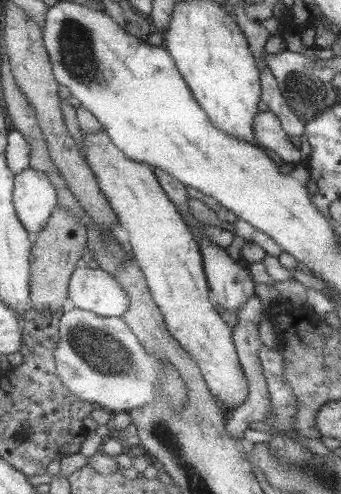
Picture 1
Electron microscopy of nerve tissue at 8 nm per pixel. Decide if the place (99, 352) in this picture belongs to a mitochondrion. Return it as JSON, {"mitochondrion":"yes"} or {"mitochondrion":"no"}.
{"mitochondrion":"yes"}

